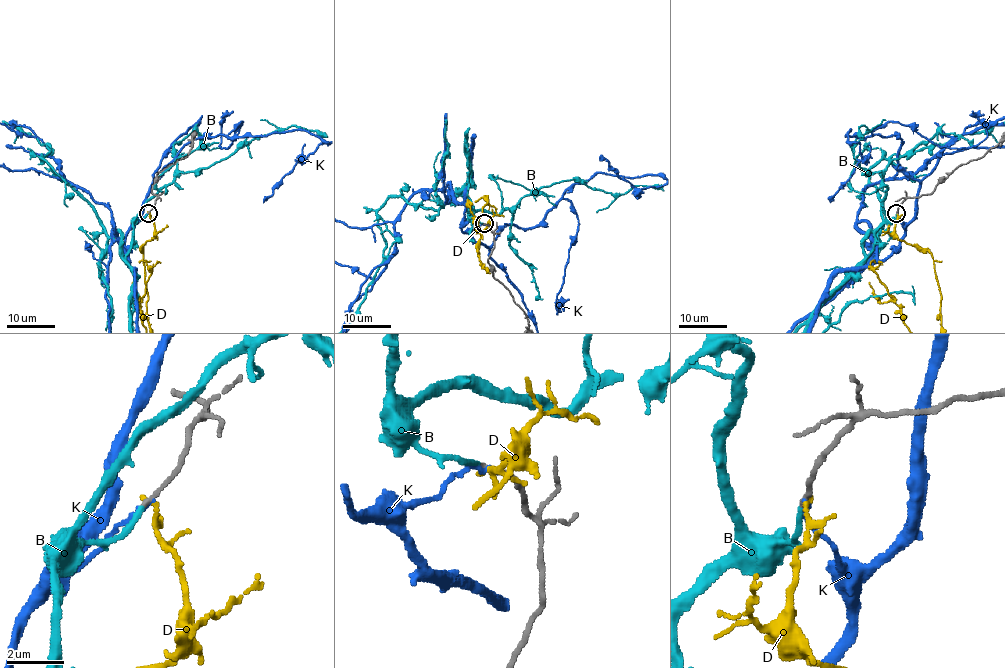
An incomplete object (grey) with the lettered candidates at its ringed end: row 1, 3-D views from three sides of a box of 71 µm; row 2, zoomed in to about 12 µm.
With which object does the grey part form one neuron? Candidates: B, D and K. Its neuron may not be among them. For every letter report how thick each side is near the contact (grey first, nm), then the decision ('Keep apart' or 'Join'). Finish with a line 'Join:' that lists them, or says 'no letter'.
B: Thickness 170 nm (grey) against 170 nm. Join
D: Thickness 180 nm (grey) against 140 nm. Keep apart
K: Thickness 190 nm (grey) against 130 nm. Keep apart
Join: B

